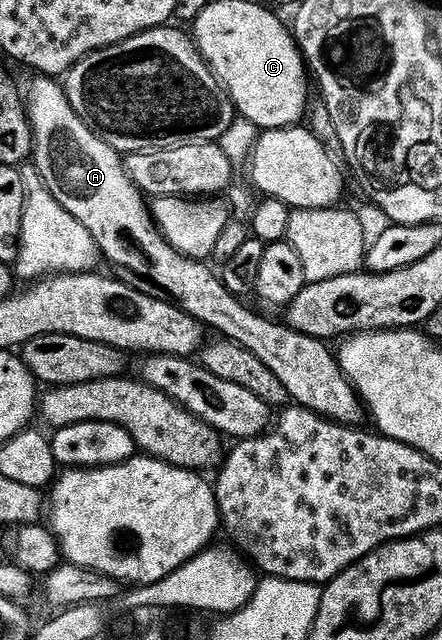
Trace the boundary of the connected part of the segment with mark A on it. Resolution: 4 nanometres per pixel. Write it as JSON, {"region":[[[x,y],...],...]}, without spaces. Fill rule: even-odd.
{"region":[[[32,76],[28,87],[23,87],[22,97],[32,134],[30,162],[36,166],[40,181],[46,184],[54,200],[58,200],[58,204],[62,204],[62,208],[66,208],[66,212],[70,212],[70,216],[74,216],[74,220],[78,220],[78,224],[82,224],[82,228],[90,232],[90,236],[96,242],[97,251],[103,257],[105,254],[118,269],[128,273],[126,278],[131,285],[141,290],[143,294],[171,300],[182,312],[188,313],[190,317],[200,322],[202,327],[209,331],[216,330],[212,332],[254,352],[254,356],[258,356],[258,360],[262,360],[262,364],[266,364],[266,368],[270,368],[270,372],[274,372],[274,376],[282,380],[289,399],[295,405],[305,406],[320,417],[331,418],[332,421],[341,424],[359,423],[356,421],[360,418],[360,410],[362,414],[360,395],[353,390],[352,383],[341,374],[329,343],[298,332],[283,321],[270,322],[262,315],[255,314],[250,307],[240,303],[242,301],[237,295],[227,290],[215,273],[212,275],[207,261],[188,258],[174,249],[152,221],[145,195],[124,169],[124,159],[120,151],[106,144],[106,140],[102,140],[81,120],[78,112],[74,112],[63,85],[55,77]]]}

